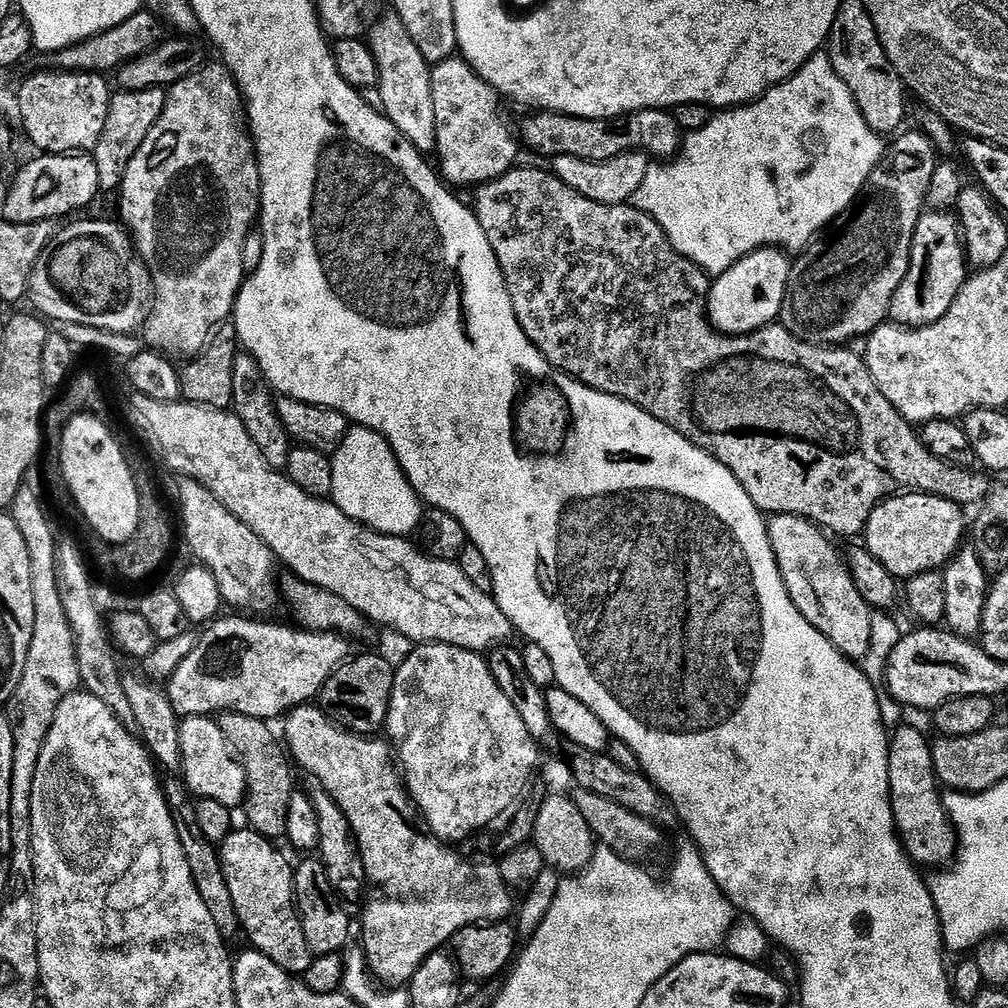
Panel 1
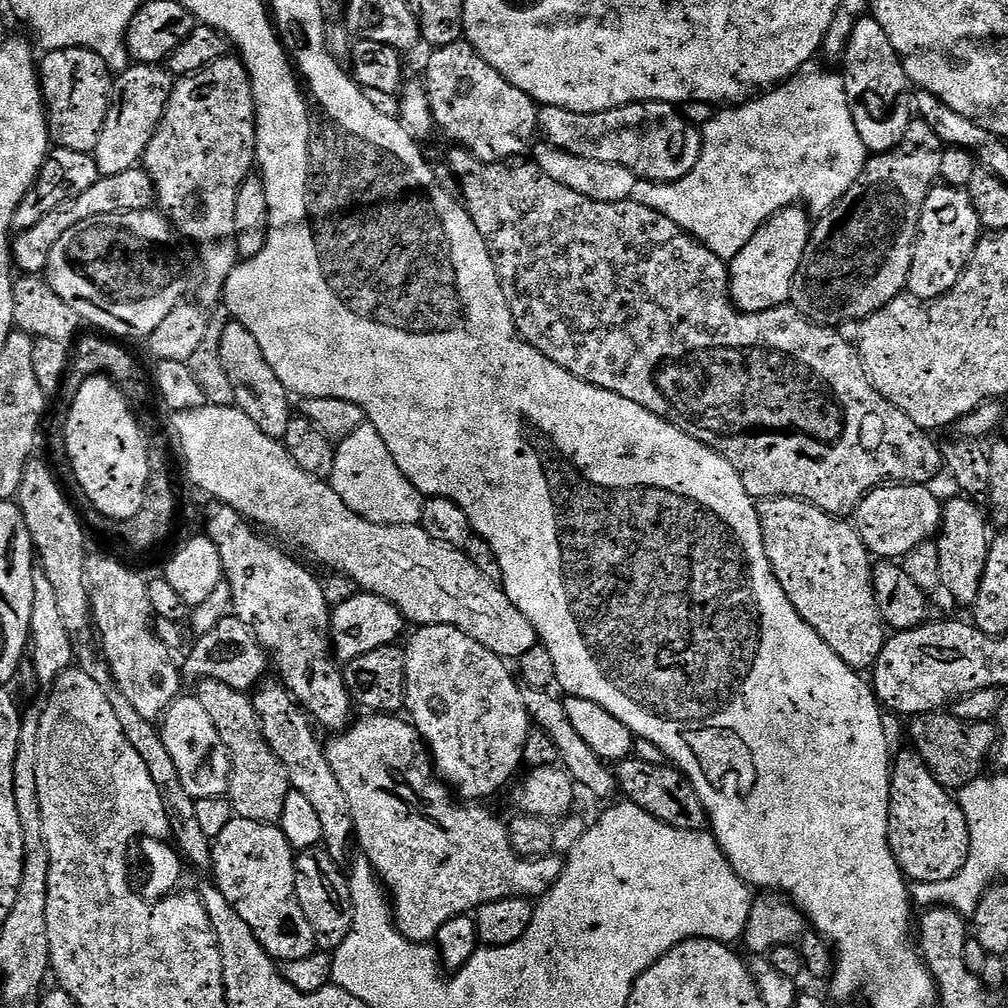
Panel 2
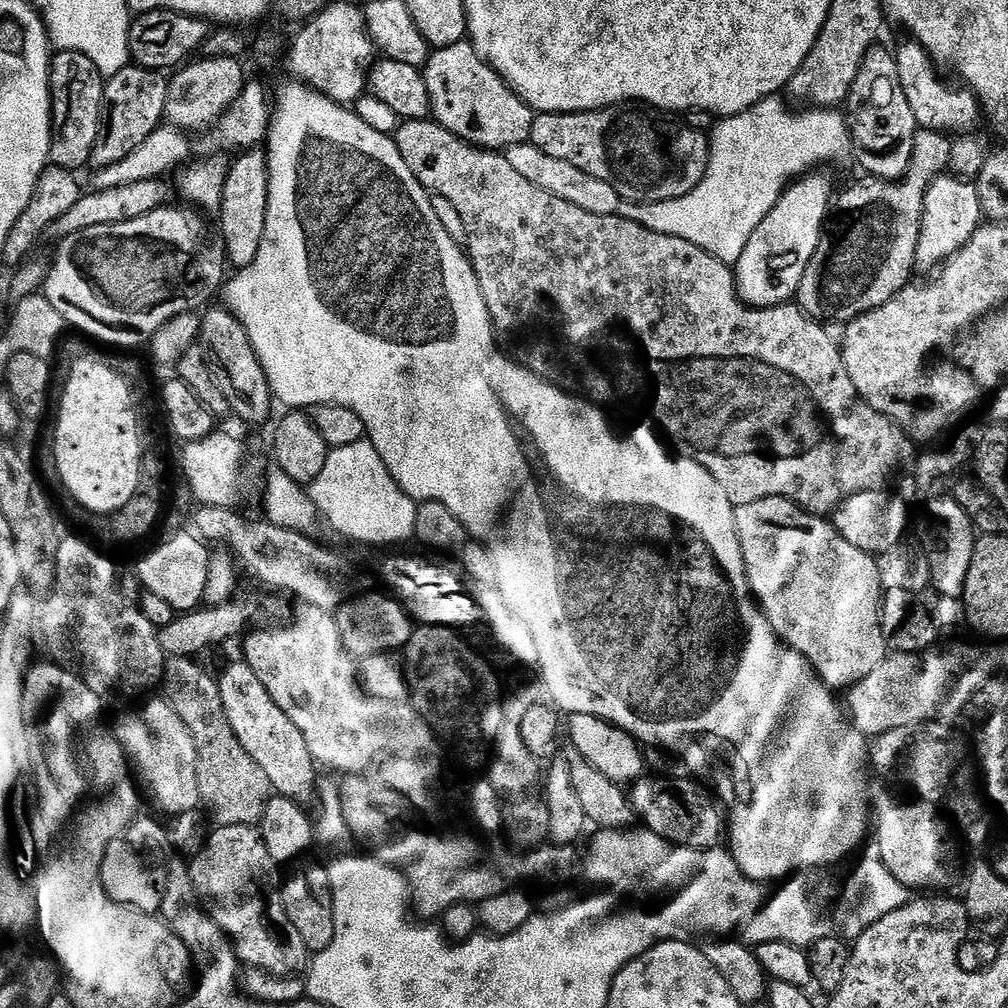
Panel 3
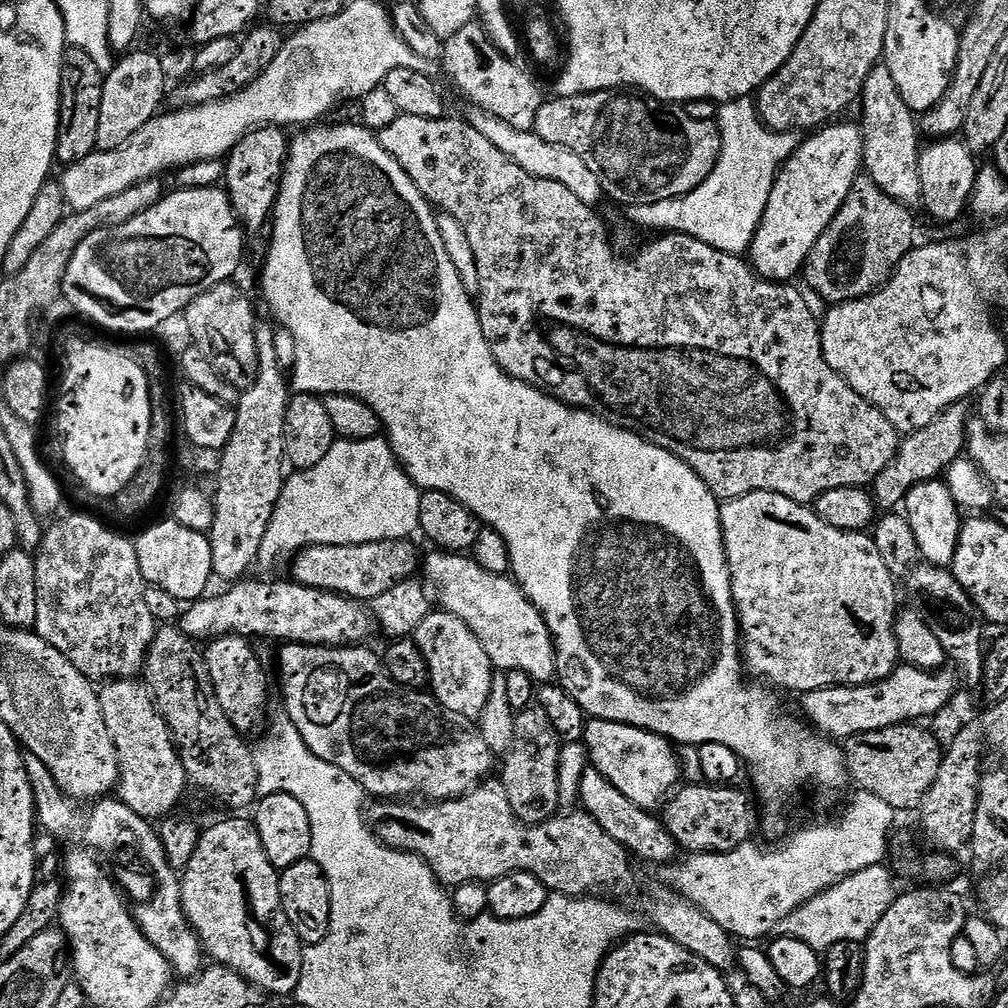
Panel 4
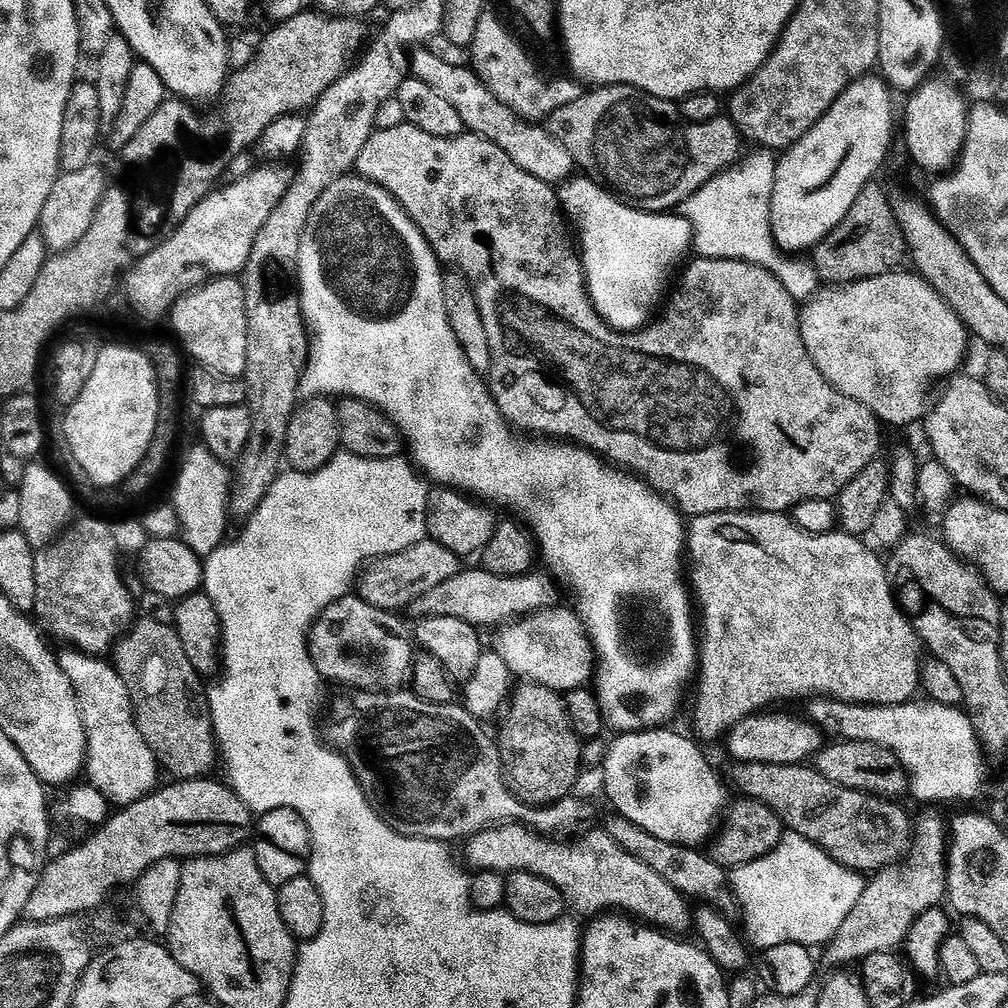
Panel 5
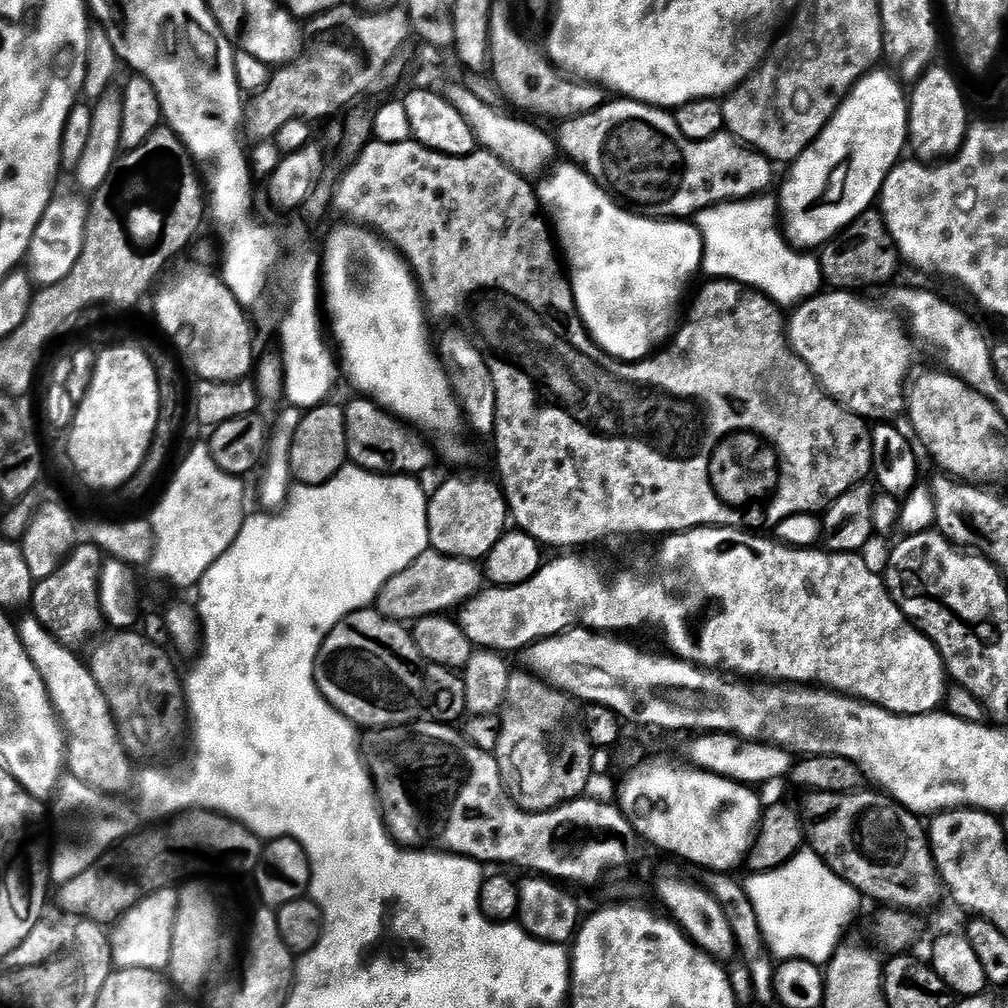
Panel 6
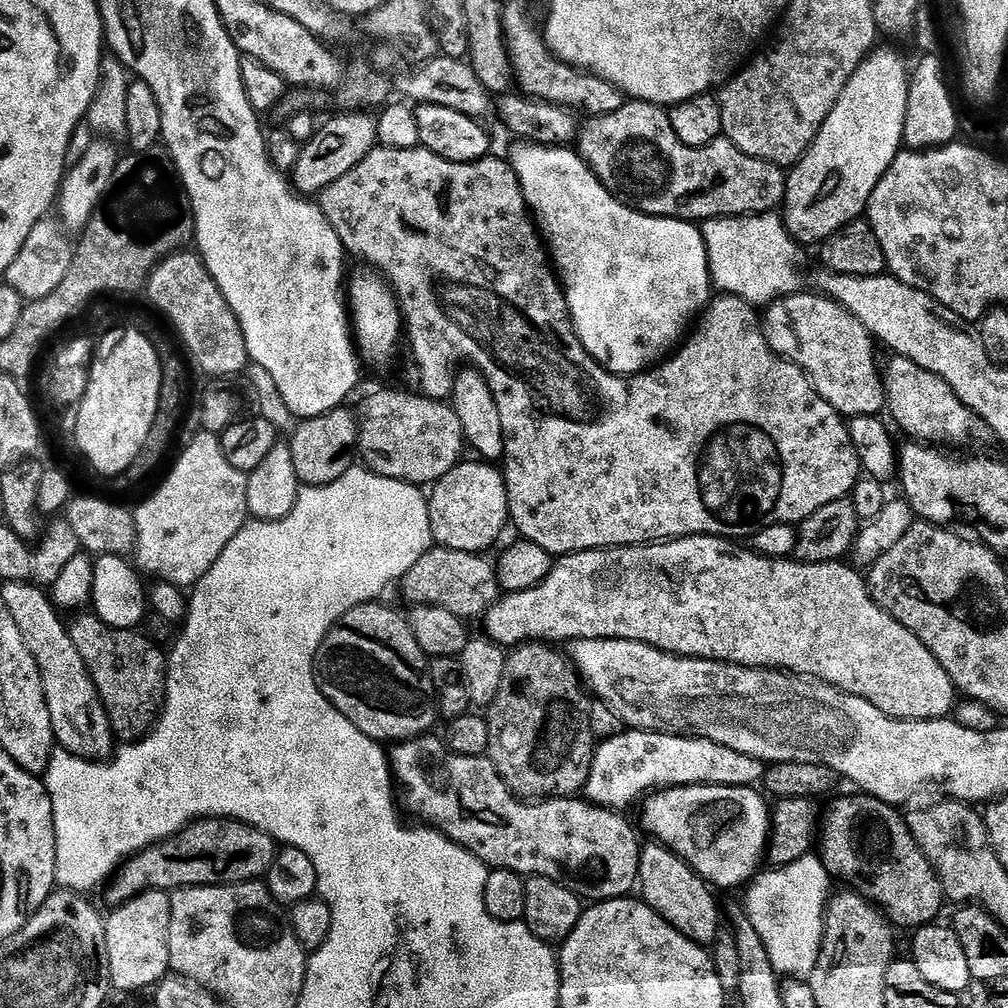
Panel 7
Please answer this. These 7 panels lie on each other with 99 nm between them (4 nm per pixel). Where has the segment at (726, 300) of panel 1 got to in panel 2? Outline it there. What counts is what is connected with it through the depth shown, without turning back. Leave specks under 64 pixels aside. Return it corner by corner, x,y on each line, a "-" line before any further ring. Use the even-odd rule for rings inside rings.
793,206
777,212
752,235
750,242
742,246
740,253
730,262
730,300
741,313
759,314
768,312
789,303
792,295
794,274
798,274
798,266
804,257
810,235
810,216
803,207

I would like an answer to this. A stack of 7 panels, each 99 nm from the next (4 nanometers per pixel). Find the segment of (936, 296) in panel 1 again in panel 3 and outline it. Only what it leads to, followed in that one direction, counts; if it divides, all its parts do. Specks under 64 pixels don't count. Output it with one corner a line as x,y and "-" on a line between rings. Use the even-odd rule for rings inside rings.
939,174
928,181
922,206
922,226
918,234
916,268
935,269
961,248
982,223
978,190
971,179
960,174

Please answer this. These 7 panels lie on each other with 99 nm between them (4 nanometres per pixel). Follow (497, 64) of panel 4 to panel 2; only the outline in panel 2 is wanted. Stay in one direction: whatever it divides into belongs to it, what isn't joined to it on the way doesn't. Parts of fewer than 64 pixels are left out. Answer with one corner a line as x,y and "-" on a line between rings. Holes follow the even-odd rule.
461,38
450,46
437,48
431,53
428,69
424,76
428,90
428,101
432,107
432,118
437,129
440,128
453,140
453,145
475,156
482,163
498,164
520,158
528,148
528,143
538,136
538,105
522,90
518,90
492,66
487,64
472,48
469,41

